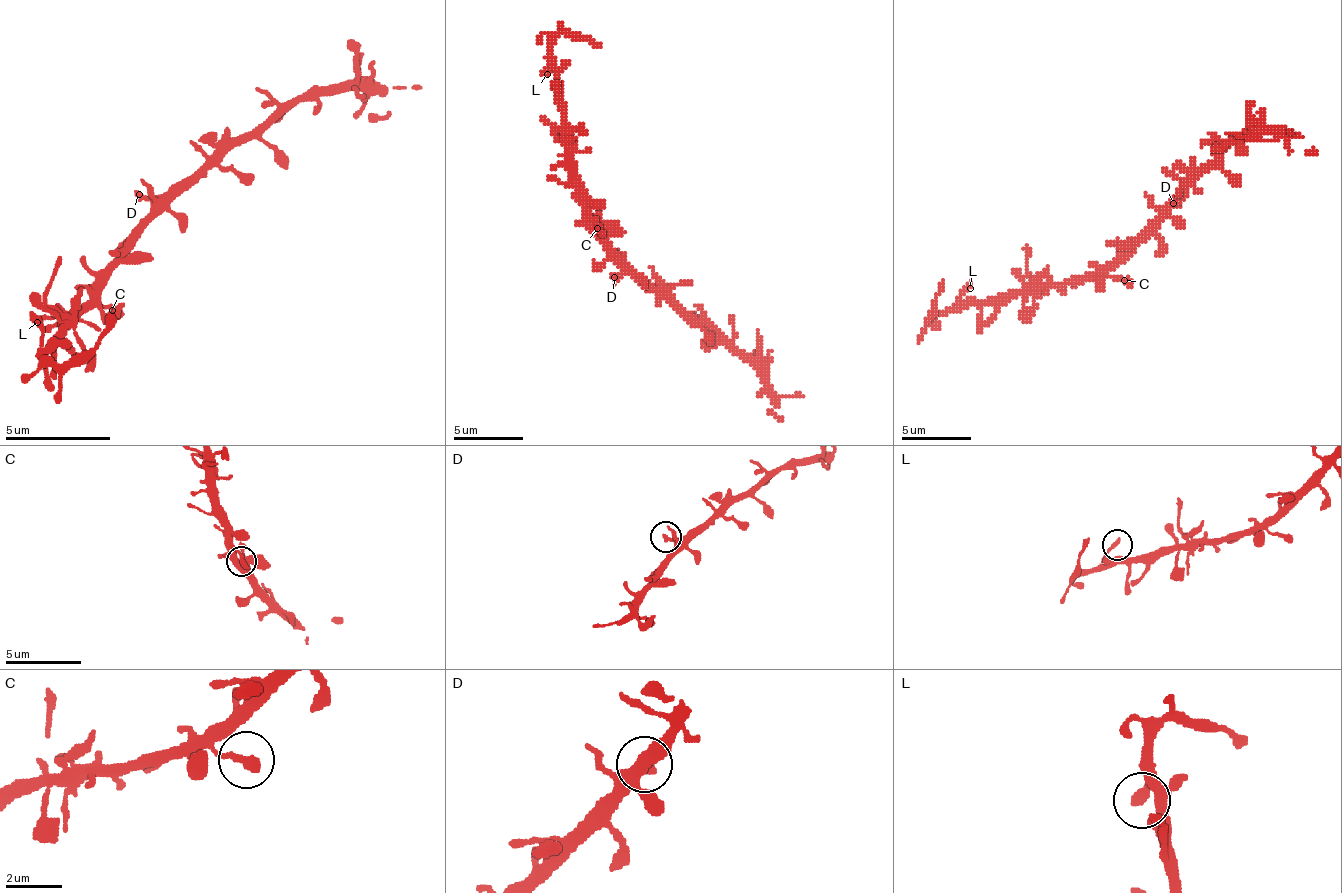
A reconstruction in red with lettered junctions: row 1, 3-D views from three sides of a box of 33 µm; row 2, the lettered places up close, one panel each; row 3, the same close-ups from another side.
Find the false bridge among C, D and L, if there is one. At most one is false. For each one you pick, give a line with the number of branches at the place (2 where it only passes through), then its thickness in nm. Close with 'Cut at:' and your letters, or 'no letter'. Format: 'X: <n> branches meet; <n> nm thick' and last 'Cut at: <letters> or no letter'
Cut at: no letter

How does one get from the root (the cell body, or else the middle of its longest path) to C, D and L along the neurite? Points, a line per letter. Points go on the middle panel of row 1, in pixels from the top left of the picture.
C: (607, 239), (594, 225), (590, 211), (590, 218), (597, 228)
D: (607, 239), (607, 249), (621, 267), (614, 277)
L: (607, 239), (590, 222), (576, 187), (573, 134), (562, 110), (559, 68), (552, 61), (552, 71), (548, 75)

